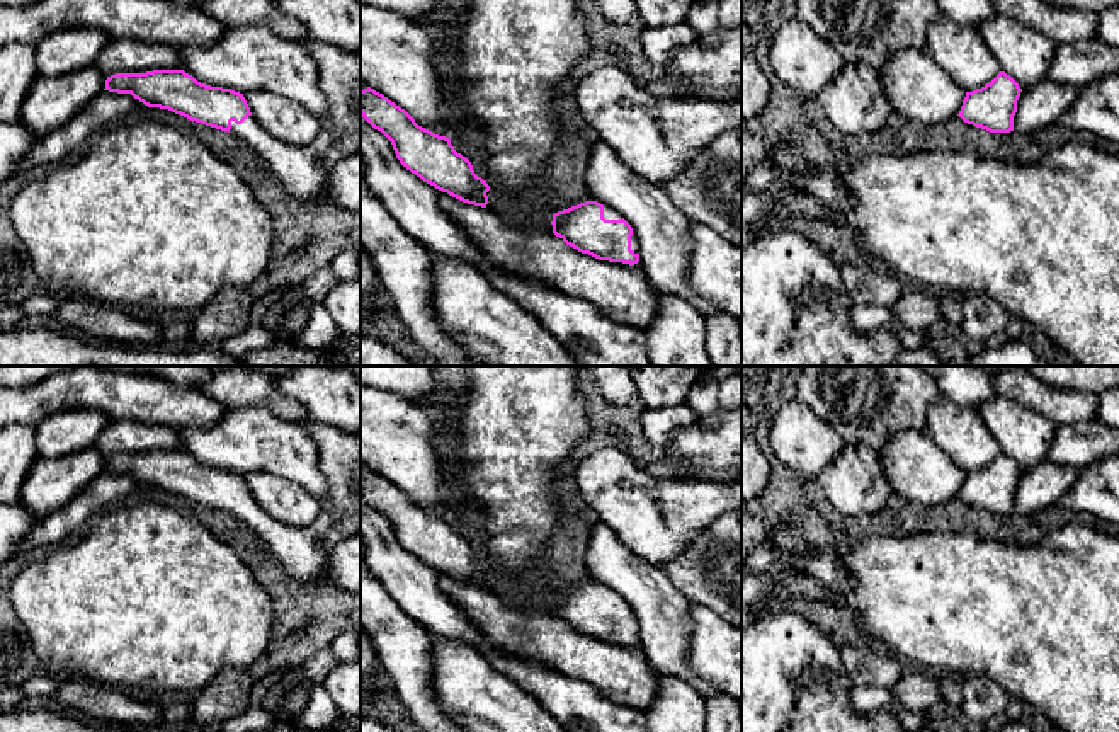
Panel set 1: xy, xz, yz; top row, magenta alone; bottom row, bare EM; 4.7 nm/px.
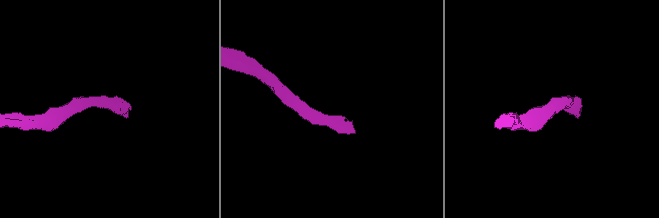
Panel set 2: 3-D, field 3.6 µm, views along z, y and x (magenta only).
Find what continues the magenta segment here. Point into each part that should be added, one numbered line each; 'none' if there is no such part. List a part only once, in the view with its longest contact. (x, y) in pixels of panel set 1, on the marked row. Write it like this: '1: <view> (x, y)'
1: xy (303, 169)

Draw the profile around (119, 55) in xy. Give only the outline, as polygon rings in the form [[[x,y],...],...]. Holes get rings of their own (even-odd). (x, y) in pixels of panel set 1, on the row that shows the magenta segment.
[[[111,39],[94,63],[102,75],[182,70],[179,51],[151,41]]]

